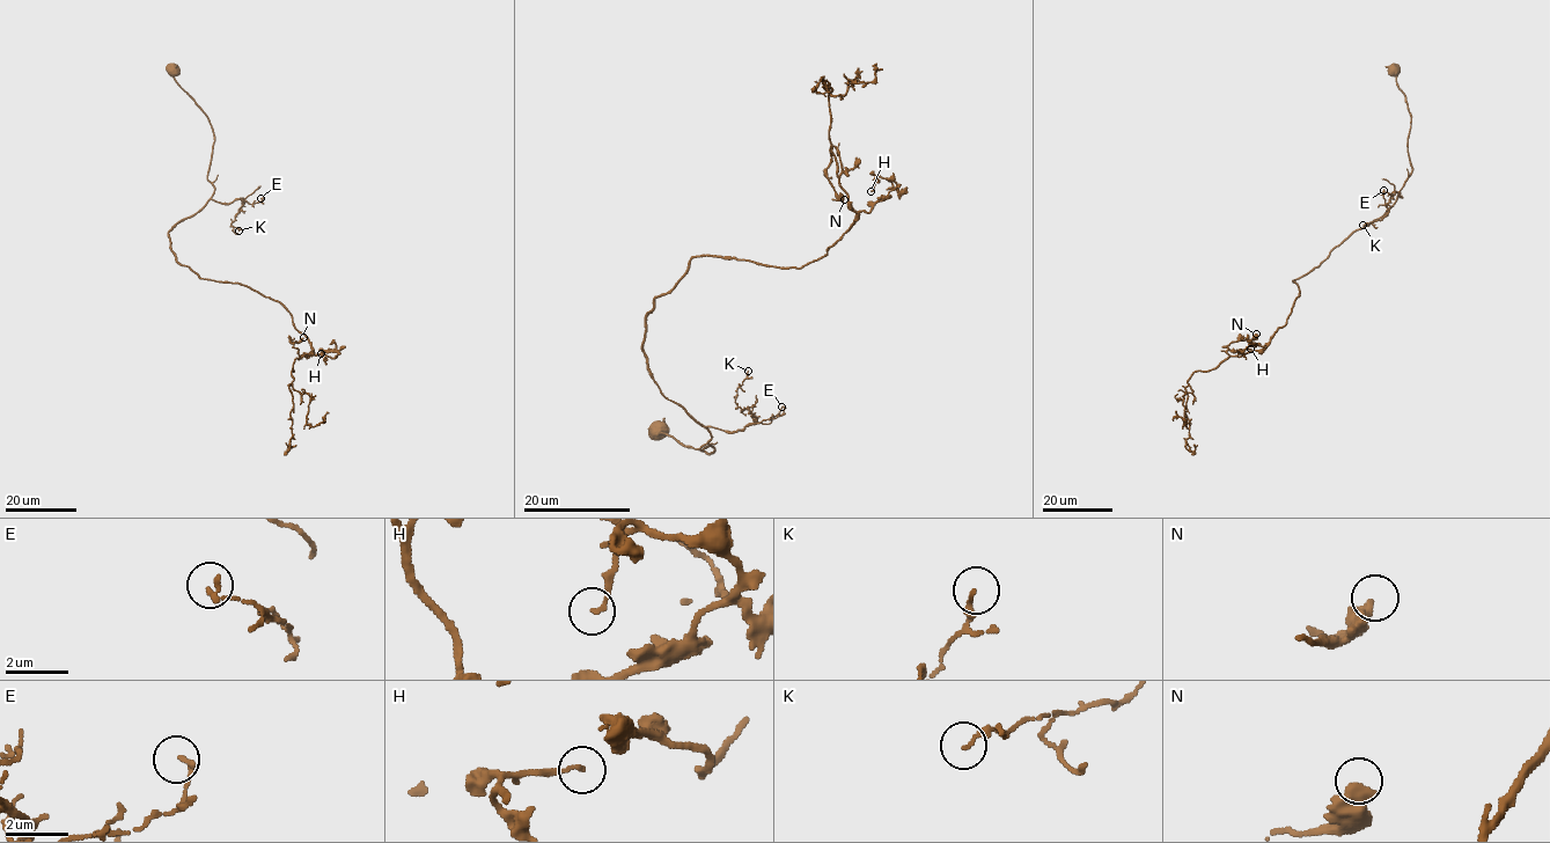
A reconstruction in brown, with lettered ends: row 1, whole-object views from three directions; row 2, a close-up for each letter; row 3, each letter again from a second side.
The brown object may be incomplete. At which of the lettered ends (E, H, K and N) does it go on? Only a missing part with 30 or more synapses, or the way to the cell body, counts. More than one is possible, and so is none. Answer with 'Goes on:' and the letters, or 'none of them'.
Goes on: none of them

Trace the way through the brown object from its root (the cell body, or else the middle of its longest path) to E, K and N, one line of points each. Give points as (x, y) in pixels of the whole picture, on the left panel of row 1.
E: (171, 68), (174, 80), (212, 129), (207, 176), (214, 189), (211, 198), (252, 204), (261, 198)
K: (171, 68), (174, 80), (212, 129), (207, 176), (214, 189), (211, 198), (244, 202), (232, 224), (239, 231)
N: (171, 68), (214, 136), (214, 192), (168, 232), (176, 259), (278, 300), (301, 358), (303, 337)

